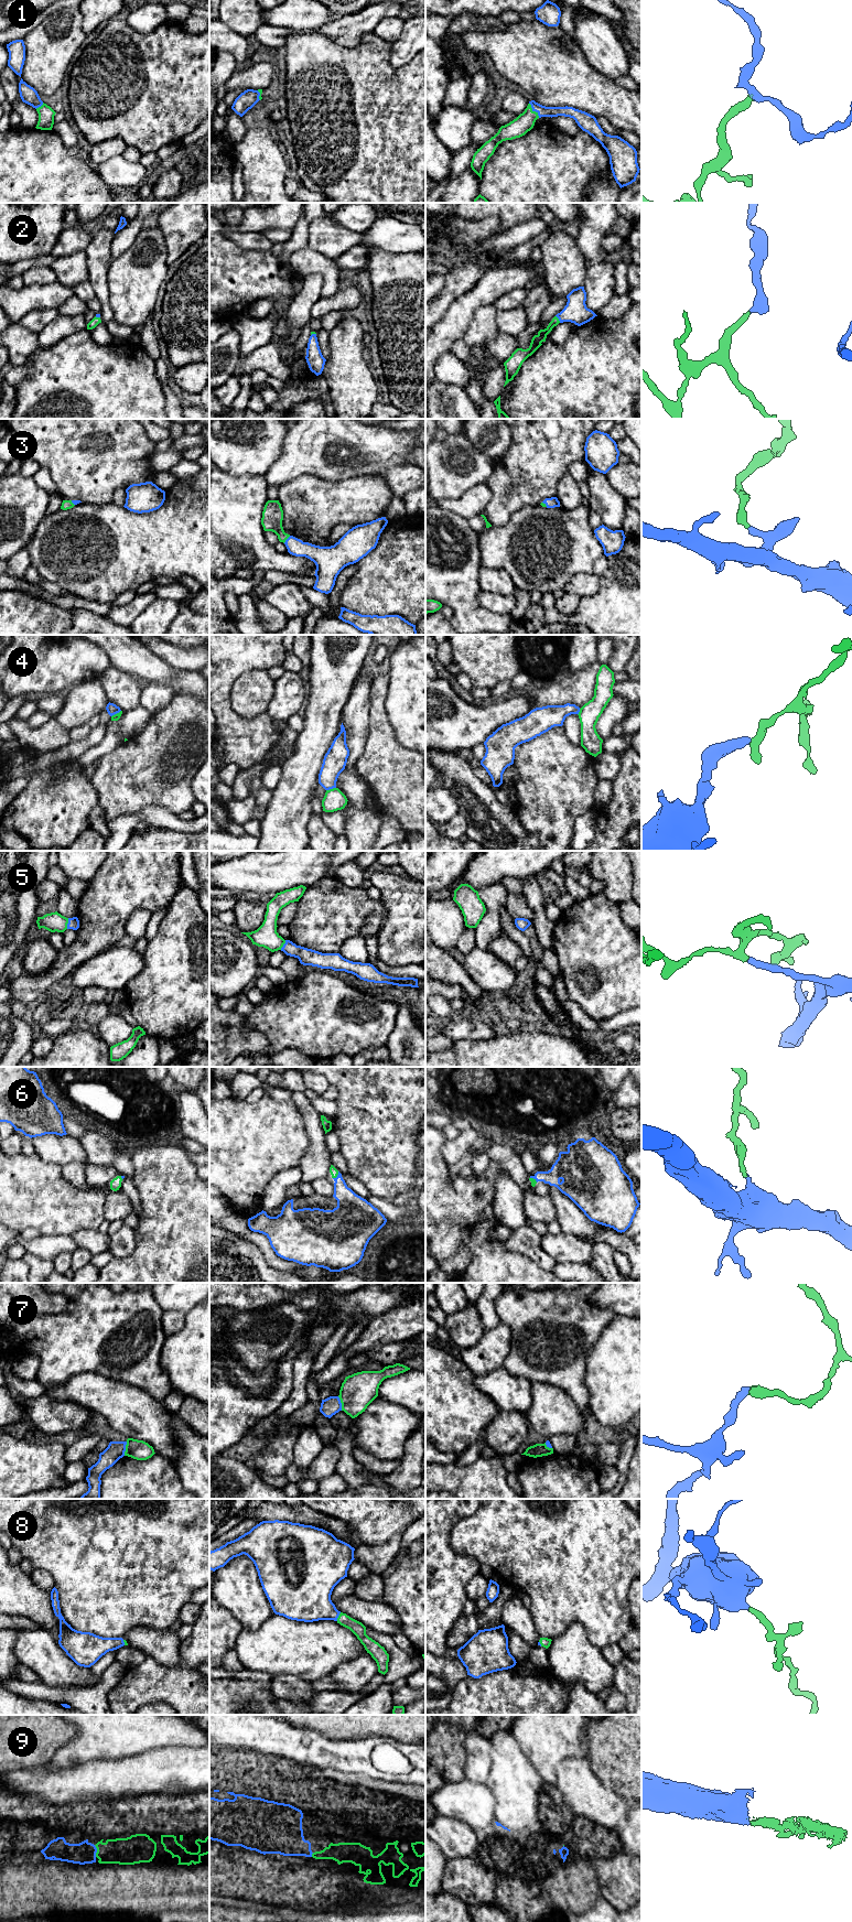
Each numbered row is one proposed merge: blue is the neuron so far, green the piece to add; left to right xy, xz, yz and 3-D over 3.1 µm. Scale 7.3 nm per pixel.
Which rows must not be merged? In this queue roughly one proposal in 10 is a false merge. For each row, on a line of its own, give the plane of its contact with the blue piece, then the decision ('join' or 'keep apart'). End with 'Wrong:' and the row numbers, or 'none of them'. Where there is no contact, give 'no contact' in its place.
1: contact in yz; join
2: contact in yz; join
3: contact in xz; join
4: contact in xz; keep apart
5: contact in xy; join
6: contact in xz; join
7: contact in xy; keep apart
8: contact in xz; join
9: contact in xy; join
Wrong: 4, 7

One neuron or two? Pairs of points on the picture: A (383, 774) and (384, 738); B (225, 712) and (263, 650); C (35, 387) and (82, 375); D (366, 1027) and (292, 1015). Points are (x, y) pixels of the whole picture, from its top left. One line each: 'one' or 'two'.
A: one
B: one
C: one
D: one

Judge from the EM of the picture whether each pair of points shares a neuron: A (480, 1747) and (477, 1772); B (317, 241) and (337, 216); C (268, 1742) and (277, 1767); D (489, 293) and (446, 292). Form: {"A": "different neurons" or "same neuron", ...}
{"A": "same neuron", "B": "different neurons", "C": "different neurons", "D": "different neurons"}

